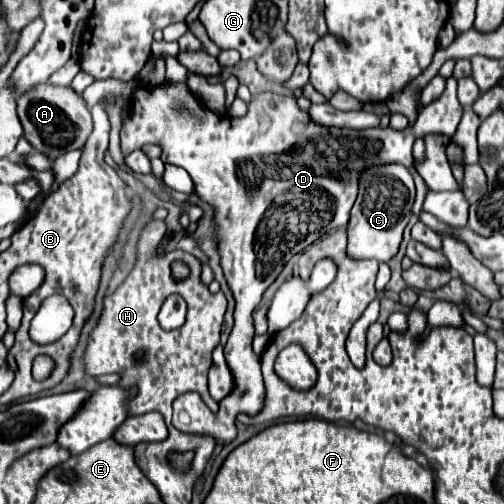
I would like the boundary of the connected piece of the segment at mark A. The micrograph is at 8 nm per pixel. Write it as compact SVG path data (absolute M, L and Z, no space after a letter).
M41 83L25 91L17 99L17 115L21 119L25 139L33 145L33 149L45 153L51 161L67 151L81 149L93 127L91 113L81 95L77 95L71 87L55 87L51 83Z

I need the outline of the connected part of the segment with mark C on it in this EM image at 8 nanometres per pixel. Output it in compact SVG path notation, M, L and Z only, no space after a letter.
M403 165L373 167L361 175L359 195L351 209L347 225L347 257L351 259L377 259L391 261L401 245L405 225L411 217L411 205L415 199L413 177Z

